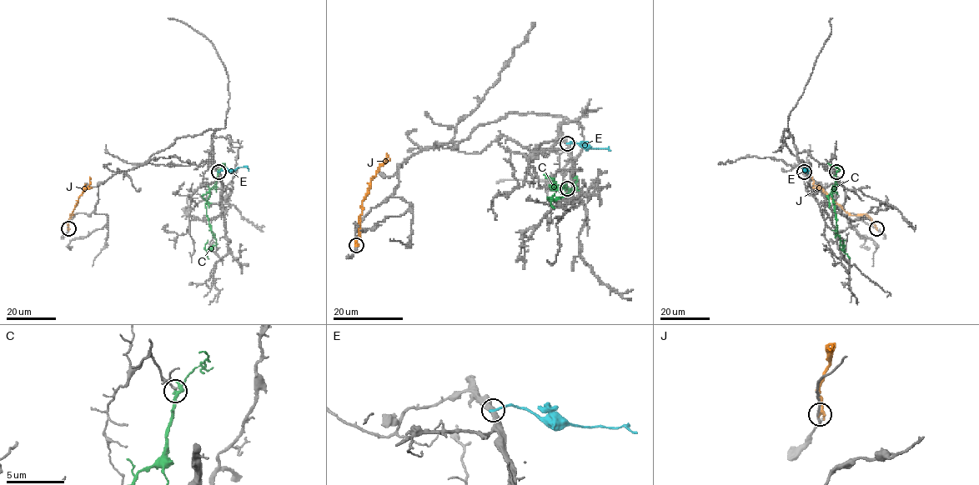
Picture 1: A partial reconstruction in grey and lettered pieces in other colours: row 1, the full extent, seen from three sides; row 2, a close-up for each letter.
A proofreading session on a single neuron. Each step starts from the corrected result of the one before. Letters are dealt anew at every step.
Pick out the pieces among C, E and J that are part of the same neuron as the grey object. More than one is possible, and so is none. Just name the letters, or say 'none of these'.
none of these

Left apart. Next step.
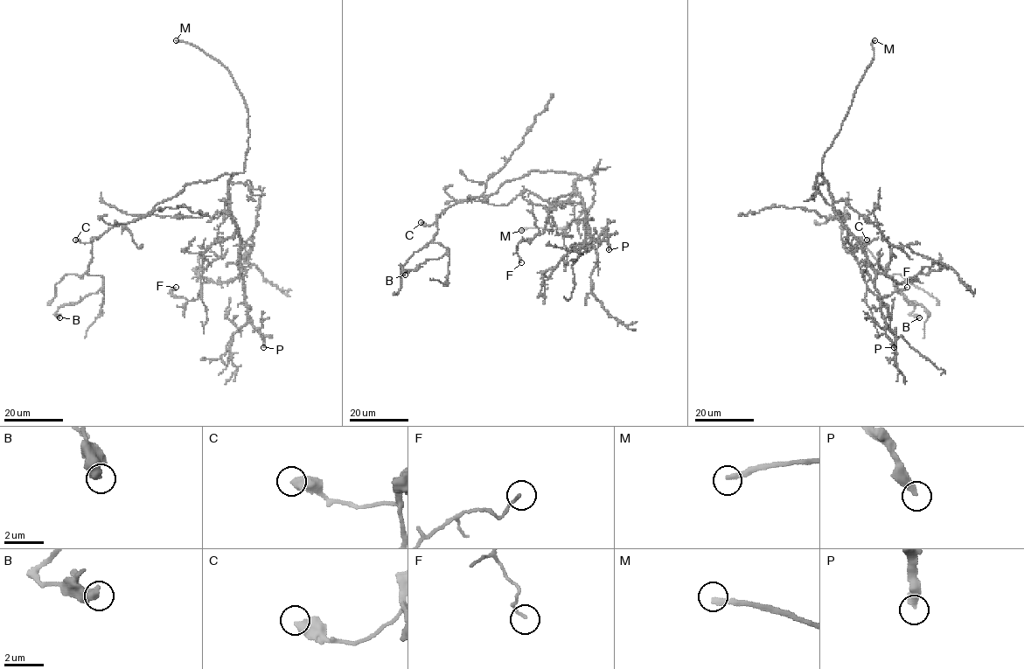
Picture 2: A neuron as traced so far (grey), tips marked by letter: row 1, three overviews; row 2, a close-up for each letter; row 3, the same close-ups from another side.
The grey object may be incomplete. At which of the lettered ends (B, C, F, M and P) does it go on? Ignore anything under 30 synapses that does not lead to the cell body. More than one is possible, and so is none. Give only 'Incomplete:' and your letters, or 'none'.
Incomplete: M, P

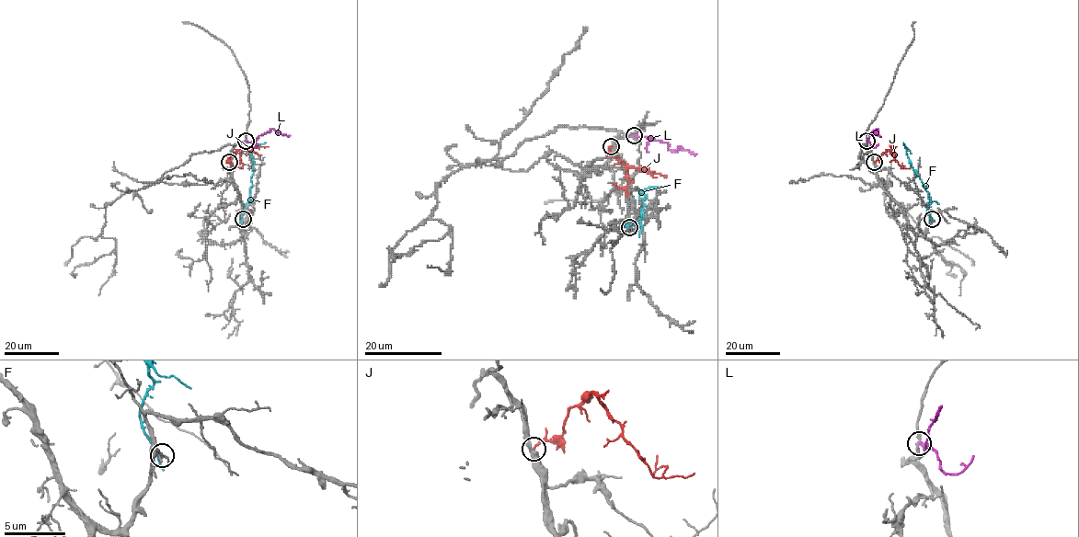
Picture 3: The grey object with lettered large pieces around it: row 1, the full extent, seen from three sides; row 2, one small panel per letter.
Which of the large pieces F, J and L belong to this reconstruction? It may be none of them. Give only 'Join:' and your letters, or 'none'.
Join: J

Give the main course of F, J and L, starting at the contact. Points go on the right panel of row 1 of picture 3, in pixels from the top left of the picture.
F: (932, 219), (927, 211), (929, 193), (911, 163), (902, 142)
J: (874, 162), (888, 149), (902, 168), (902, 163)
L: (866, 141), (877, 128), (876, 133), (880, 135)

